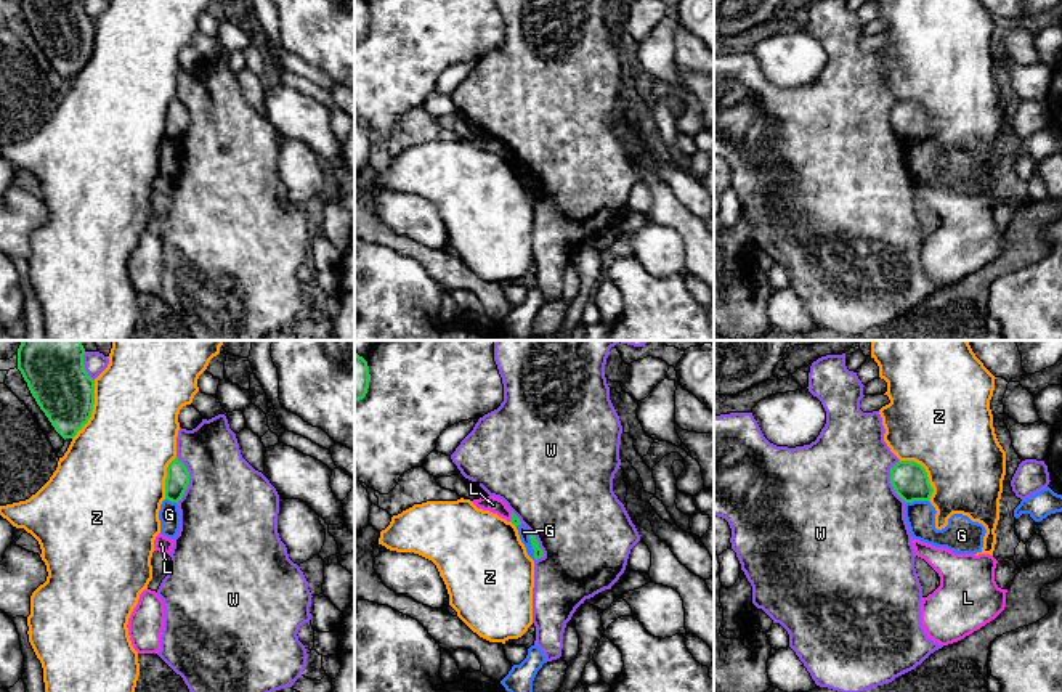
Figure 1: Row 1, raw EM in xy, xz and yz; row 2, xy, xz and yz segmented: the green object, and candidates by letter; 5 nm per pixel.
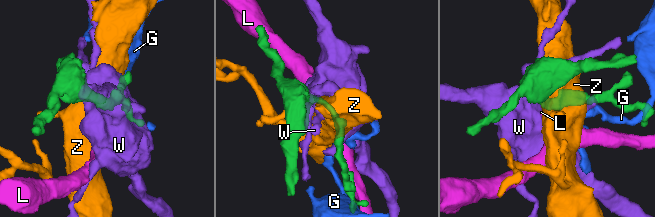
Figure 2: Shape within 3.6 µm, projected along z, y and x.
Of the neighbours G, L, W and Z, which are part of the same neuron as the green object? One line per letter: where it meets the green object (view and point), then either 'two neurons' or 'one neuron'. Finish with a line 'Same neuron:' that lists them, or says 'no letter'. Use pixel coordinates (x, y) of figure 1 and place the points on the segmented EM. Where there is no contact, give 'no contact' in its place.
G: meets green in xz at (531, 545); two neurons
L: meets green in xz at (512, 517); two neurons
W: meets green in xy at (188, 480); two neurons
Z: meets green in xy at (92, 410); two neurons
Same neuron: no letter

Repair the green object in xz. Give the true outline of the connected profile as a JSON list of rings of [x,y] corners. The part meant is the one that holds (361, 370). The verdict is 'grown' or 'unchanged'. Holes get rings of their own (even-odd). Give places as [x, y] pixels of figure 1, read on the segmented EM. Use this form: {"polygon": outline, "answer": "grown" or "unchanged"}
{"polygon": [[[355,352],[355,403],[363,400],[371,382],[367,361]]], "answer": "unchanged"}

